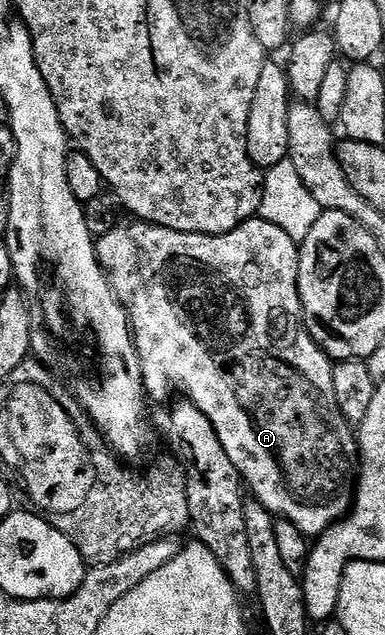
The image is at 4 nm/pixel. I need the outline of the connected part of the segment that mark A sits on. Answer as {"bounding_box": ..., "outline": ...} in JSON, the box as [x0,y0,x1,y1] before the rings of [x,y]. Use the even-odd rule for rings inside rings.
{"bounding_box":[95,217,359,536],"outline":[[[253,217],[247,222],[242,222],[236,230],[230,230],[228,234],[190,234],[189,232],[177,232],[169,228],[161,228],[160,226],[153,226],[146,222],[138,220],[132,221],[132,226],[122,226],[116,224],[111,227],[109,233],[101,236],[95,243],[95,254],[99,258],[99,262],[103,265],[103,270],[111,279],[116,294],[119,295],[119,301],[127,307],[127,312],[131,320],[131,329],[135,335],[135,348],[139,351],[139,363],[143,369],[143,384],[144,387],[152,388],[151,386],[164,386],[165,389],[171,390],[176,386],[181,390],[182,395],[187,394],[195,386],[195,381],[200,378],[201,381],[207,382],[211,378],[211,394],[195,394],[190,395],[190,402],[197,408],[201,408],[201,412],[213,424],[213,428],[217,432],[217,436],[221,440],[221,444],[225,448],[225,456],[229,456],[229,460],[233,460],[233,468],[238,472],[240,478],[243,479],[244,487],[249,491],[250,497],[254,501],[261,503],[270,514],[274,514],[276,519],[284,522],[293,523],[298,530],[308,536],[318,536],[323,534],[330,526],[335,525],[336,522],[342,522],[351,512],[351,503],[353,501],[353,482],[347,479],[347,474],[354,475],[357,470],[357,459],[359,456],[359,444],[357,441],[356,431],[353,429],[352,423],[345,420],[345,416],[341,412],[341,408],[337,404],[337,392],[333,392],[333,372],[331,371],[333,362],[327,357],[327,353],[320,348],[313,340],[313,336],[305,329],[304,323],[301,321],[303,317],[303,305],[299,299],[299,246],[294,240],[289,238],[288,233],[283,232],[276,224],[271,224],[261,217]]]}

